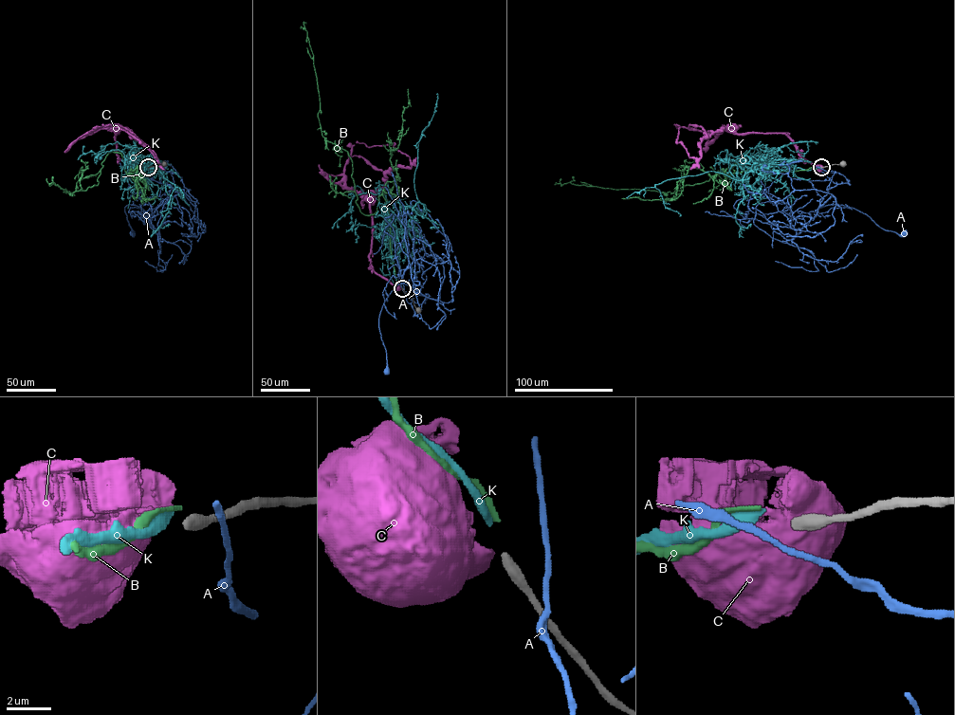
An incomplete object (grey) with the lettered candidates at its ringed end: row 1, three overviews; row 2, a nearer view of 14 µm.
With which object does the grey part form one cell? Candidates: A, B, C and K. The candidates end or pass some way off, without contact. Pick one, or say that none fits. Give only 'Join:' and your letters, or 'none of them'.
Join: K

